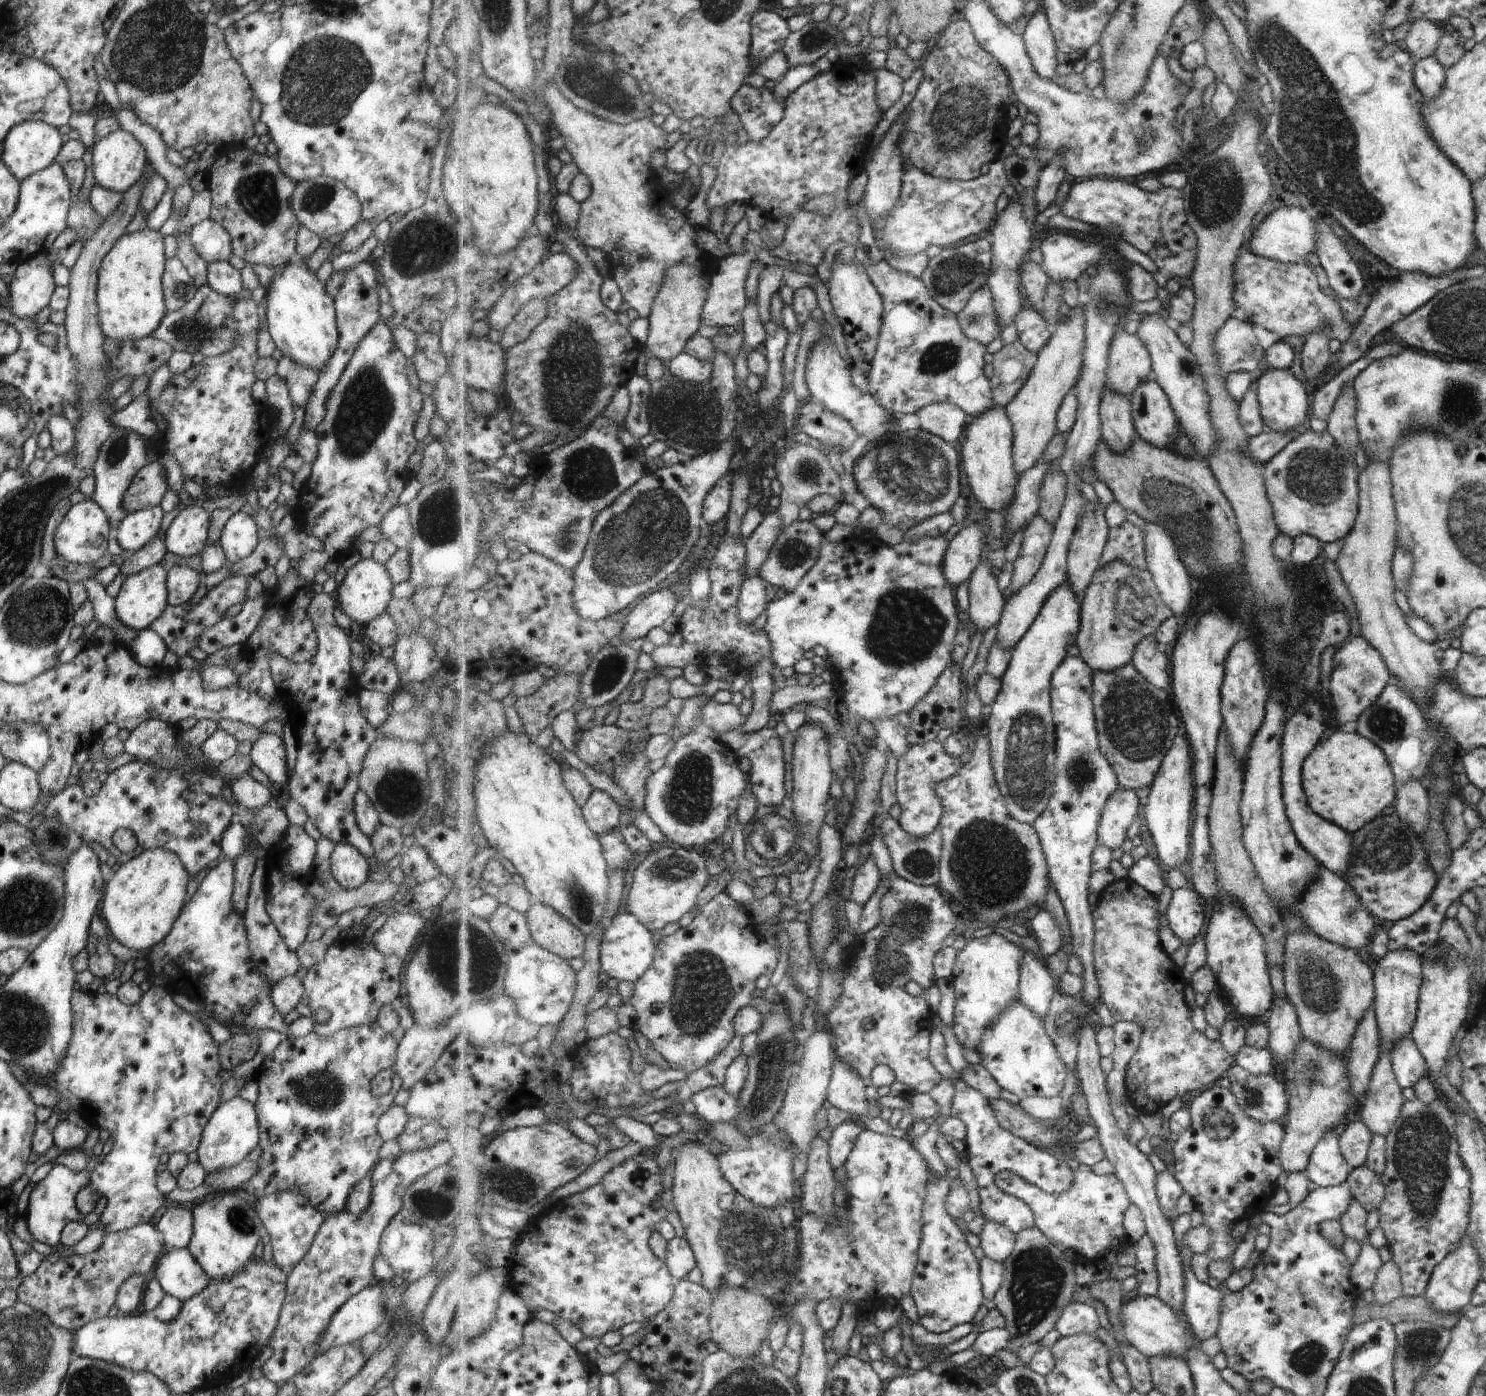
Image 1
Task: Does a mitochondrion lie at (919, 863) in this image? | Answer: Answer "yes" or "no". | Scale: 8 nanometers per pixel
yes

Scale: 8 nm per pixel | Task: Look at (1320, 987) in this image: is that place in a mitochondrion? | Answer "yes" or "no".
yes

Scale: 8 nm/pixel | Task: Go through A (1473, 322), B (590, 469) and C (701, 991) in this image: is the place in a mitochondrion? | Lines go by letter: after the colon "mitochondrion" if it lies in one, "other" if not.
A: mitochondrion
B: mitochondrion
C: mitochondrion

